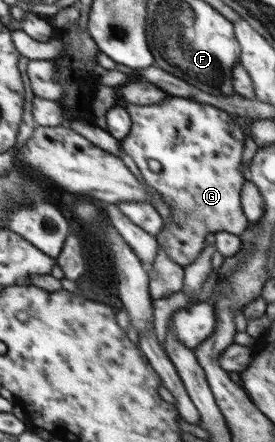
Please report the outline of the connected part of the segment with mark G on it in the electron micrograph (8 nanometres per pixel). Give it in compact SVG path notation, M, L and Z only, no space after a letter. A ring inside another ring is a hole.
M170 95L160 104L127 104L126 109L132 125L130 133L120 141L120 145L140 169L145 183L163 195L163 199L172 207L170 221L155 236L157 245L164 248L168 257L184 268L194 263L205 249L204 240L208 234L218 231L242 234L249 227L250 221L241 206L241 191L245 182L241 163L245 137L240 128L240 119L209 104ZM150 161L158 161L160 171L152 171Z

